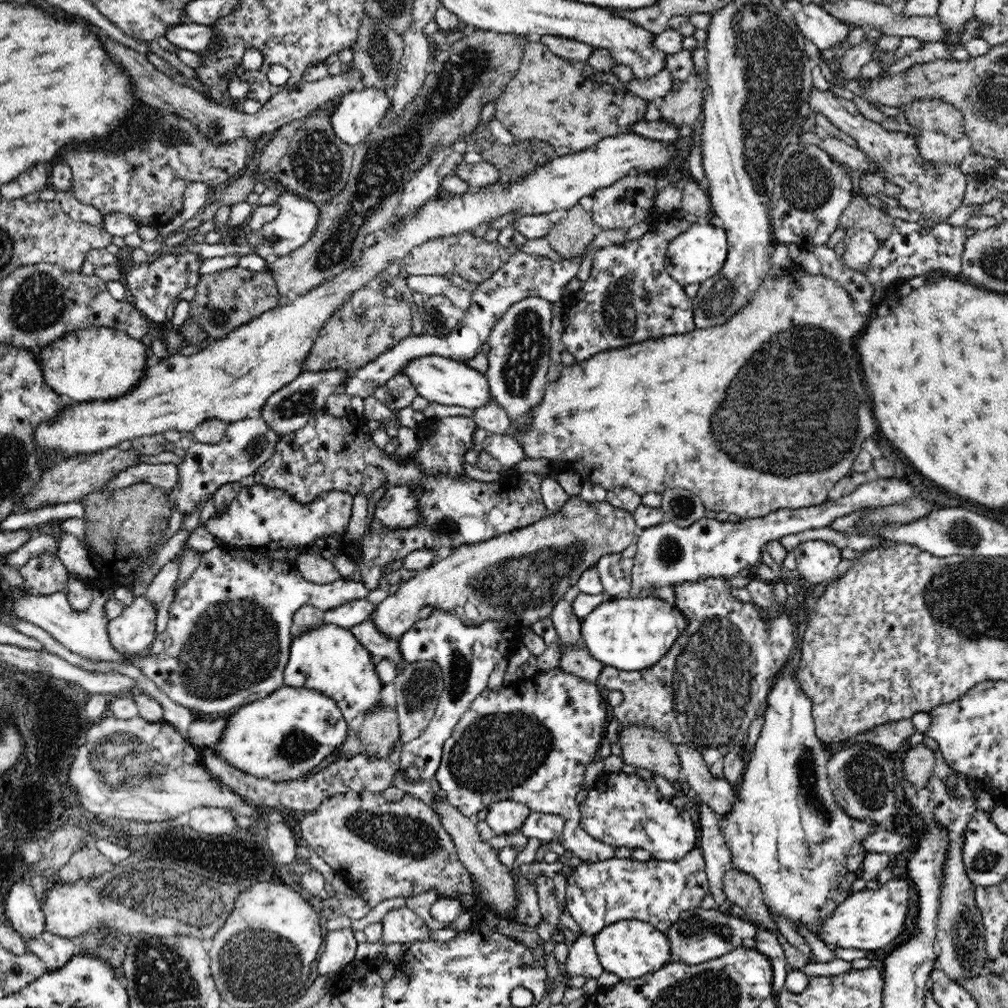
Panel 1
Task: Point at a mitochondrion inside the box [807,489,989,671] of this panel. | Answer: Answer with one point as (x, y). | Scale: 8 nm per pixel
(965, 533)

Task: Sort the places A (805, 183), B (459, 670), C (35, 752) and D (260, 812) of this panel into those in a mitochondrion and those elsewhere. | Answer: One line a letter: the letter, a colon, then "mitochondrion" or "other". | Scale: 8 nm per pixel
A: mitochondrion
B: mitochondrion
C: other
D: other

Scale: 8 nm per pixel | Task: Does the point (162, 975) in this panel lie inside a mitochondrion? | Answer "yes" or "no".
yes

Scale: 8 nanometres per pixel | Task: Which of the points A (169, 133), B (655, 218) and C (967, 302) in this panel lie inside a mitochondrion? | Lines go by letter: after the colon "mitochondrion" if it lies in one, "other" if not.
A: mitochondrion
B: other
C: other

